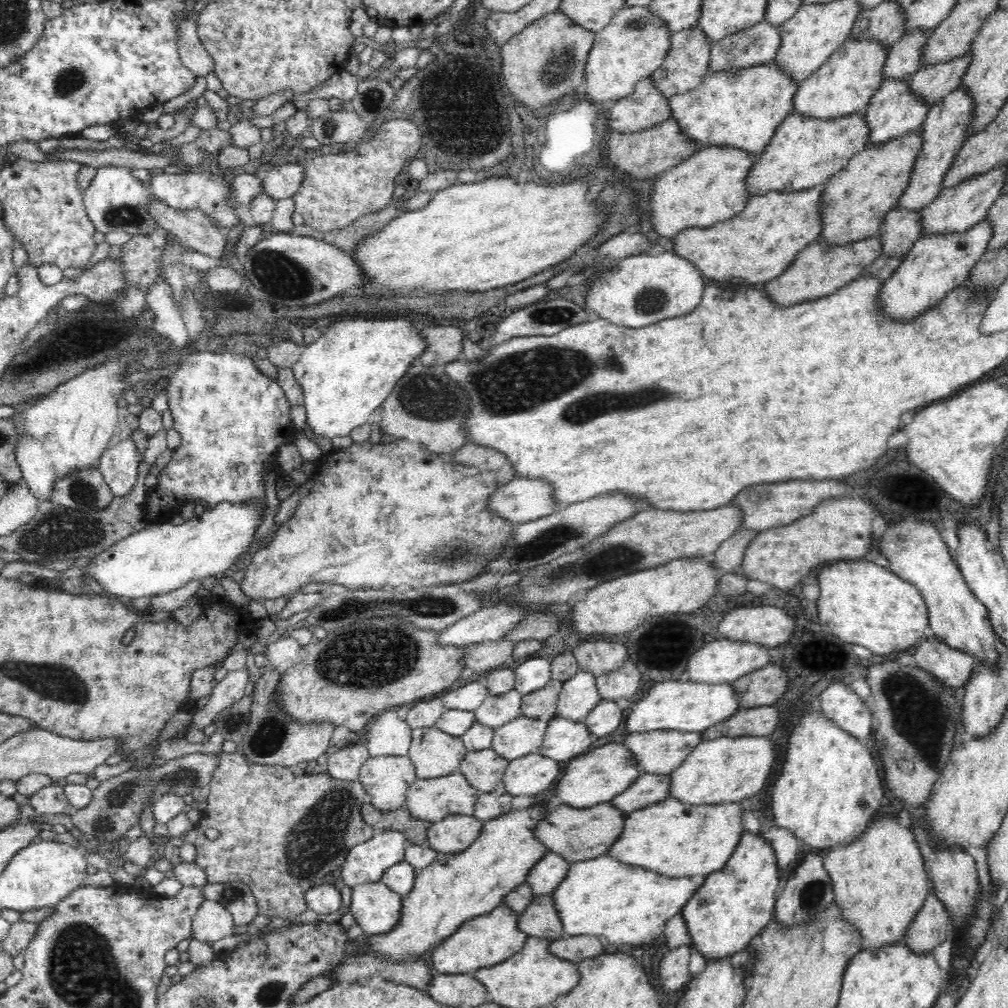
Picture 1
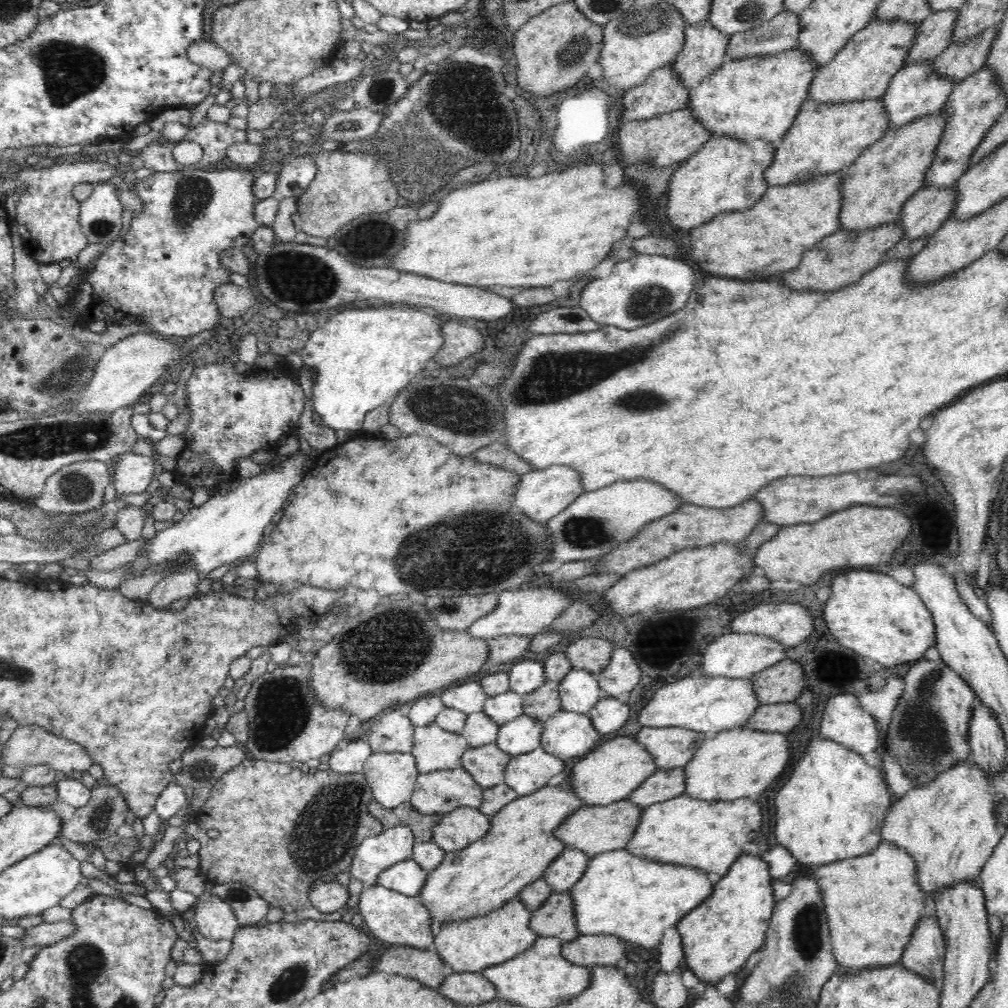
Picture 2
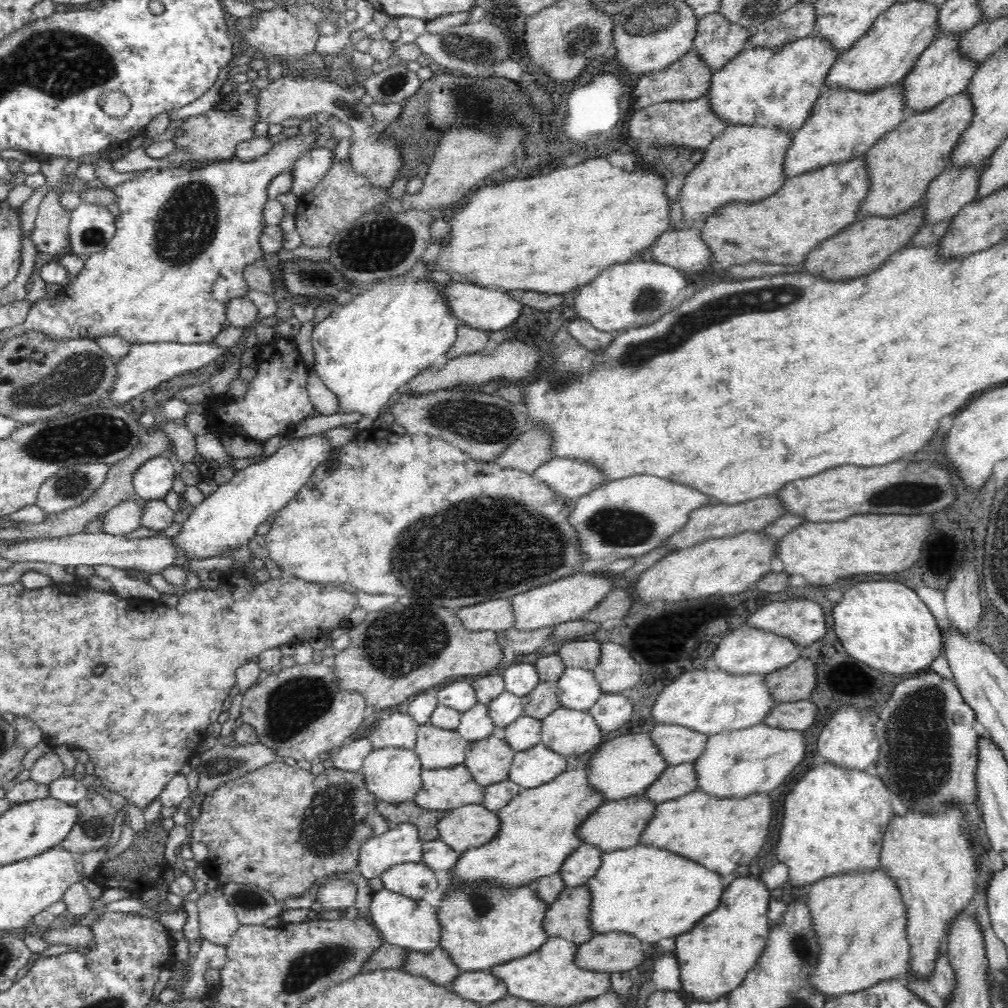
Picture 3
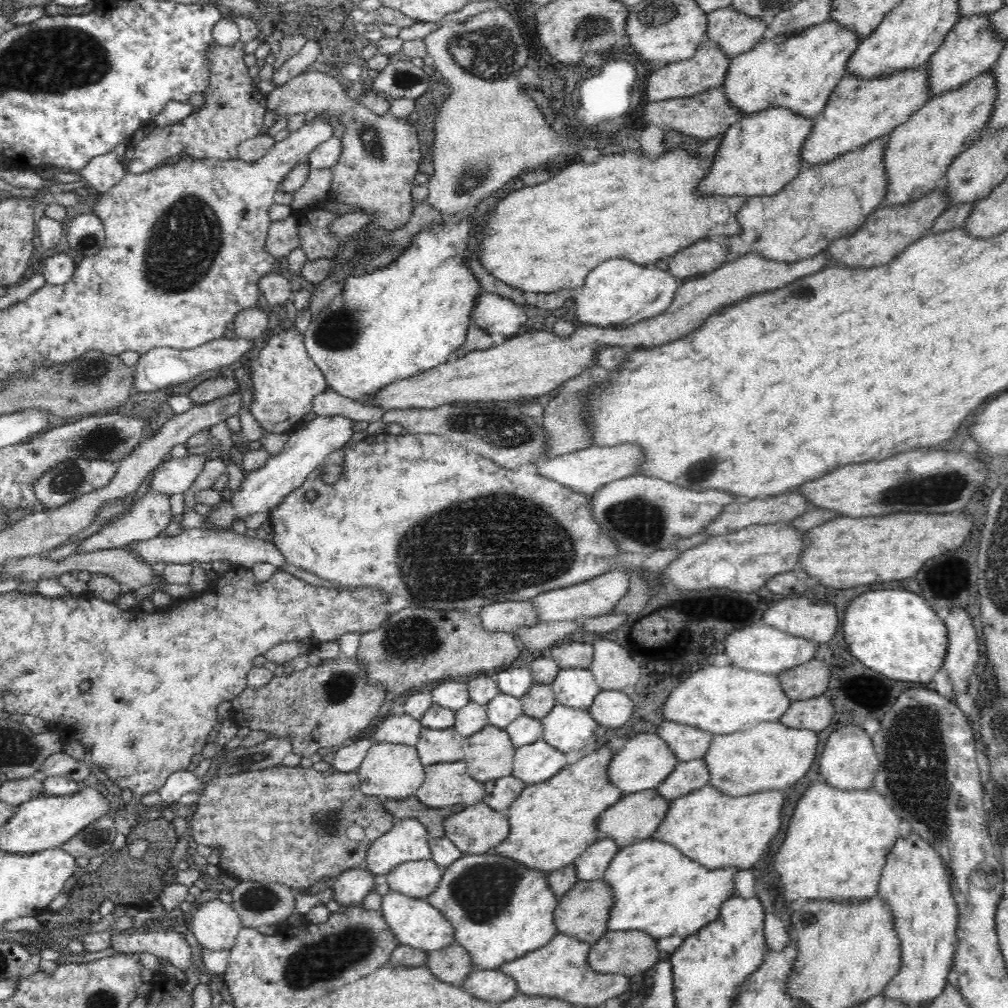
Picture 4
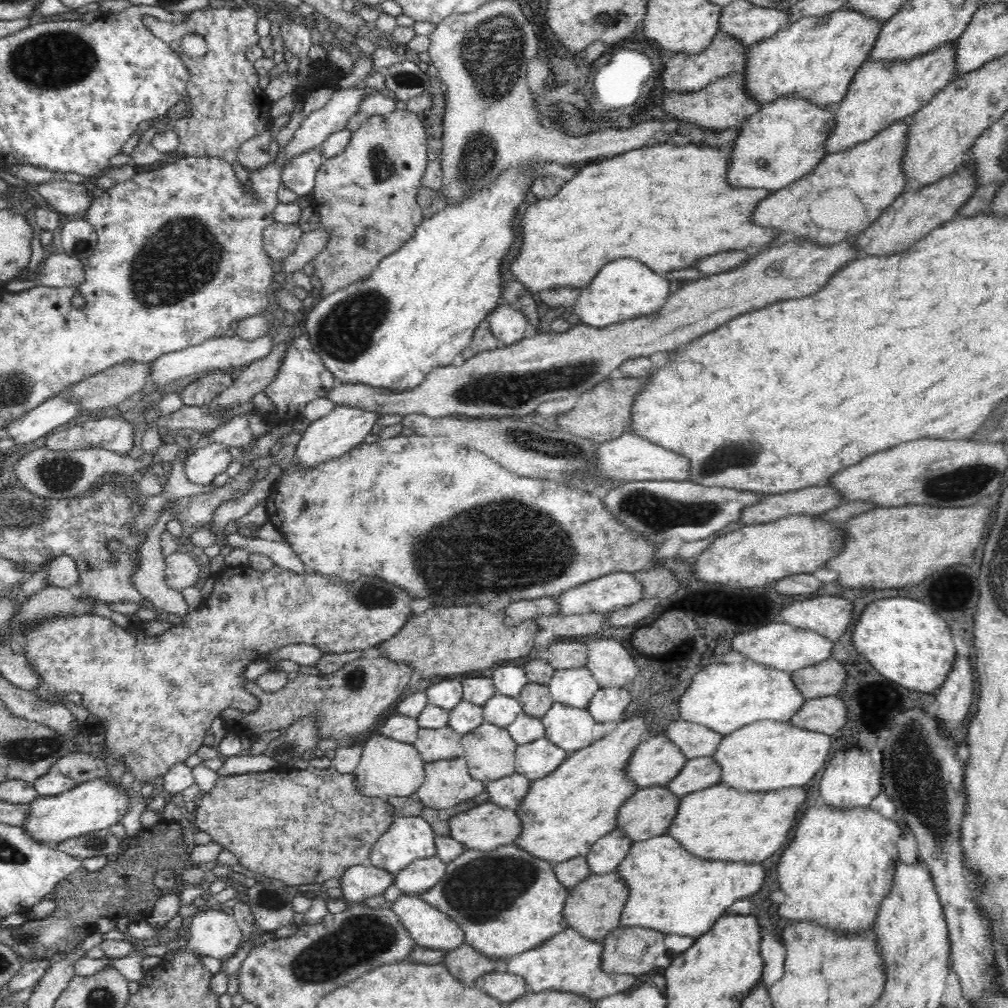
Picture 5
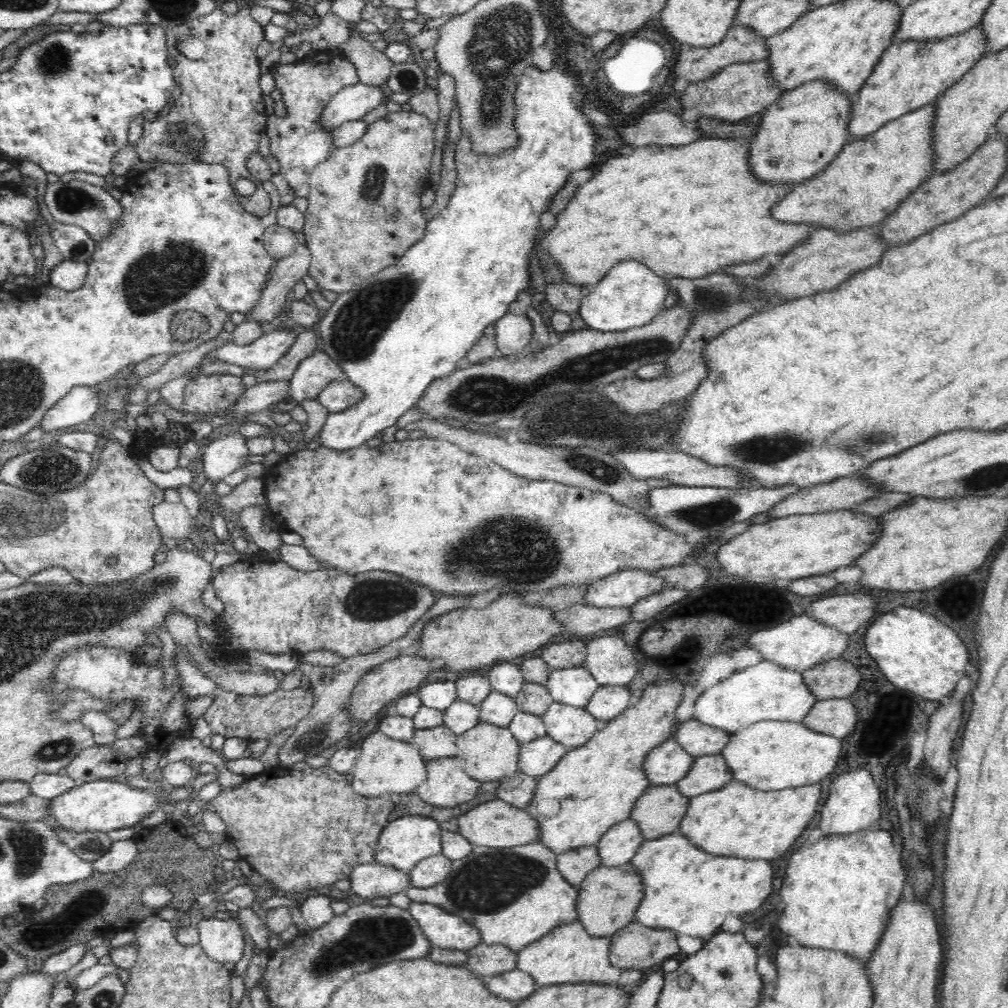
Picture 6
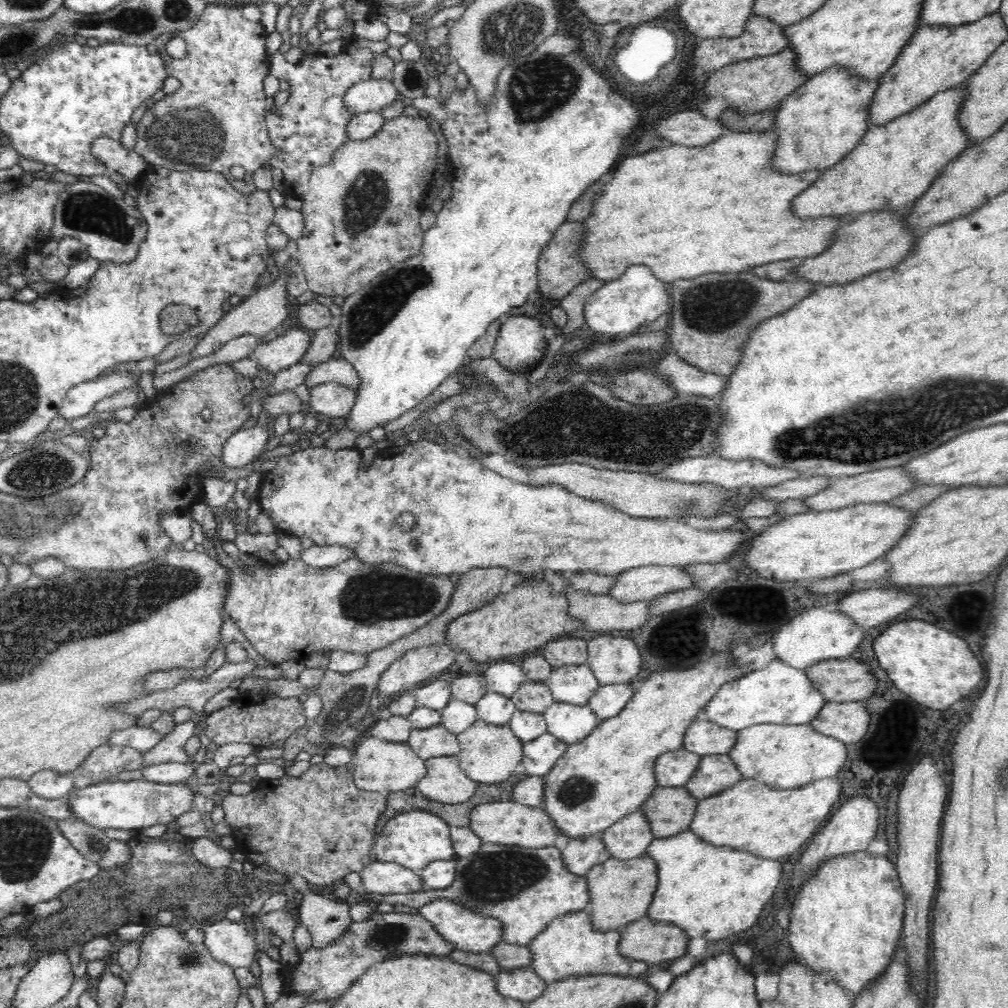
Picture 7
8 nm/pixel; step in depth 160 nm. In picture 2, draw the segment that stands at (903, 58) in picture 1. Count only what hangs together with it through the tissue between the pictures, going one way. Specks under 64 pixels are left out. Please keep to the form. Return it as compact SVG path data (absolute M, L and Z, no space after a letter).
M940 10L927 16L917 28L914 44L904 59L904 65L924 59L935 59L951 44L957 10Z

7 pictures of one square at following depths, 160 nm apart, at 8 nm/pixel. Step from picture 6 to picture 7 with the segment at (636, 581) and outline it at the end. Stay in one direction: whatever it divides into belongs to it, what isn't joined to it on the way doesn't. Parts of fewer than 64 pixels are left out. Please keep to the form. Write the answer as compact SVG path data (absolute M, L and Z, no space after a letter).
M641 566L622 571L609 596L620 603L654 601L670 593L692 589L692 582L682 566Z

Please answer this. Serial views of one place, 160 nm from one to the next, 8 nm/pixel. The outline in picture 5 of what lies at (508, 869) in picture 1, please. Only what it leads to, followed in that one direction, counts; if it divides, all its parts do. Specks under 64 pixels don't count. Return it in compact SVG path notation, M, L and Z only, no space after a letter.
M632 718L628 722L622 722L612 734L604 736L602 740L595 740L586 748L570 752L554 772L533 781L526 796L515 808L521 817L523 831L512 844L553 864L564 862L576 855L588 855L598 839L617 828L621 806L638 790L637 783L628 777L626 768L632 760L634 750L640 746L640 736L646 730L648 730L646 718Z

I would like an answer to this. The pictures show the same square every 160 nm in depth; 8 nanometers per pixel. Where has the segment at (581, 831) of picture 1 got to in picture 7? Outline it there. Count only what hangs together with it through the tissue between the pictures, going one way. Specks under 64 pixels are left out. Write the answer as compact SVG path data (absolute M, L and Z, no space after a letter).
M657 785L640 809L647 815L655 838L661 839L673 837L689 828L698 801L683 786L671 788Z

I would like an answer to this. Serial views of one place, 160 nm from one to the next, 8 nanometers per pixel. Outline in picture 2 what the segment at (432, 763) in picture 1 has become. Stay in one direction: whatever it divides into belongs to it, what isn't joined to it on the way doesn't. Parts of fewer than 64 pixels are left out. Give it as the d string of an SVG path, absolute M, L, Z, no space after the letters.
M433 723L415 728L411 753L419 772L430 773L460 767L462 755L469 747L466 738Z

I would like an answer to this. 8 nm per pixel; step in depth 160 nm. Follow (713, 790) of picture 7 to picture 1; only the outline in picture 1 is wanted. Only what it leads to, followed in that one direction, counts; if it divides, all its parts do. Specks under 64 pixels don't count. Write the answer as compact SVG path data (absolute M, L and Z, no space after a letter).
M642 772L624 793L617 794L609 803L625 814L631 813L667 799L671 788L672 775Z

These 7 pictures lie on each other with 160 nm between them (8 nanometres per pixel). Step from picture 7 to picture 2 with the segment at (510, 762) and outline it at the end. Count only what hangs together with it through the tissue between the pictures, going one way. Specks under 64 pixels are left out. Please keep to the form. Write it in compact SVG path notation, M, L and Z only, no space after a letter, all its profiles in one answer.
M496 742L469 747L462 755L461 767L469 772L483 788L505 782L505 772L513 756L502 750Z

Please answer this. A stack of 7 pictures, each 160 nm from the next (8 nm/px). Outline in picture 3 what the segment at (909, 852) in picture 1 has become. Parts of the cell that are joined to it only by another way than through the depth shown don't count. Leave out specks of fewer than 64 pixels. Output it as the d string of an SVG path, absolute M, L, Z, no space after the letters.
M882 867L874 872L826 877L813 884L807 895L811 928L816 944L820 945L820 956L811 968L810 983L824 995L824 999L870 989L881 981L905 977L911 958L906 934L906 905L899 896L898 888L895 888L894 880L882 872Z

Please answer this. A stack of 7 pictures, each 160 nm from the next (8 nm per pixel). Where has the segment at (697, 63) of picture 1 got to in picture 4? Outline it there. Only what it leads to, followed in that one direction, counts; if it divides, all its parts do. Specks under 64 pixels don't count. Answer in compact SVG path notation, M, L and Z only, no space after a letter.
M728 6L708 13L705 39L713 39L726 54L735 57L753 48L764 38L768 23L753 15L742 14Z

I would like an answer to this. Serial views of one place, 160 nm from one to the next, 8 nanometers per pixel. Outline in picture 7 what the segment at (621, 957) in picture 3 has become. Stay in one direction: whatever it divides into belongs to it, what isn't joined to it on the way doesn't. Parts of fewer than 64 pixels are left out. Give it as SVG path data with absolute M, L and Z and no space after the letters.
M646 916L621 929L618 947L626 958L658 964L684 957L688 952L689 940L684 927L658 922Z

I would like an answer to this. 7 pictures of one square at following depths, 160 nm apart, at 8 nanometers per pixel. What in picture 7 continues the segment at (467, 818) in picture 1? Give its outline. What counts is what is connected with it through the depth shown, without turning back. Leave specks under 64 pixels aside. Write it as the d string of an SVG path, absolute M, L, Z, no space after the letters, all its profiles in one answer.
M511 798L498 802L480 804L470 813L469 827L483 843L510 844L524 848L542 848L554 846L556 838L565 835L564 831L553 821L552 815L541 807L532 807L516 802Z

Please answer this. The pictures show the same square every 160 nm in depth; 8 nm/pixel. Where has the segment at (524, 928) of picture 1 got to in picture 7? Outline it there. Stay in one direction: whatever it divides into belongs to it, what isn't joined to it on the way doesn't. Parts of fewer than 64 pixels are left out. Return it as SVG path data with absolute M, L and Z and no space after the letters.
M648 854L630 859L610 857L606 862L594 866L584 877L590 893L592 926L602 930L621 930L628 923L647 916L658 886L658 864Z

